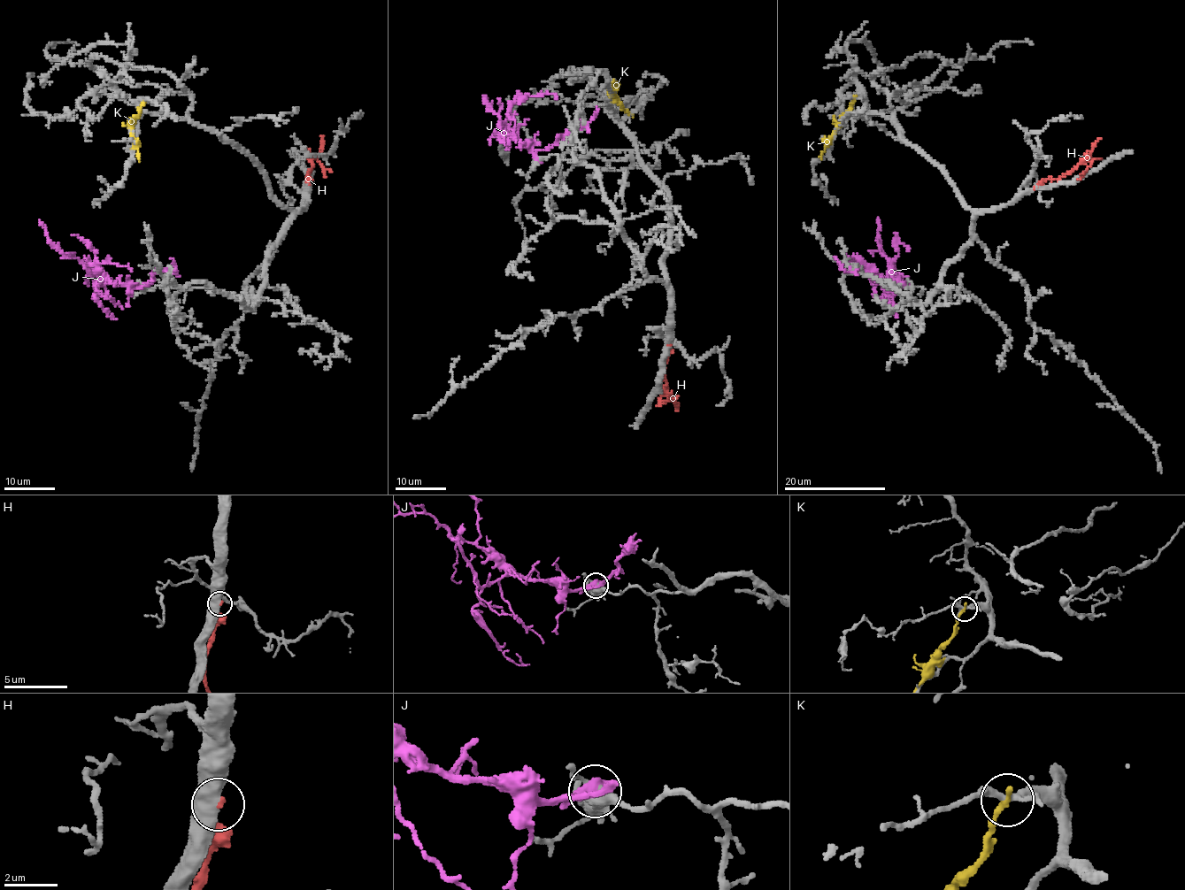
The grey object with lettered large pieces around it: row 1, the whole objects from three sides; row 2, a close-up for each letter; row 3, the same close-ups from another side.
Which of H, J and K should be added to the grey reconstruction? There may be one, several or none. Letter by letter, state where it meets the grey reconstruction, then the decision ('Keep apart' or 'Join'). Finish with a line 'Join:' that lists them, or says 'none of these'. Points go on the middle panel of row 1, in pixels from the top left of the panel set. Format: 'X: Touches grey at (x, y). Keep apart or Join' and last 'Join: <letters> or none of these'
H: Touches grey at (669, 345). Keep apart
J: Touches grey at (538, 159). Keep apart
K: Touches grey at (629, 114). Keep apart
Join: none of these

